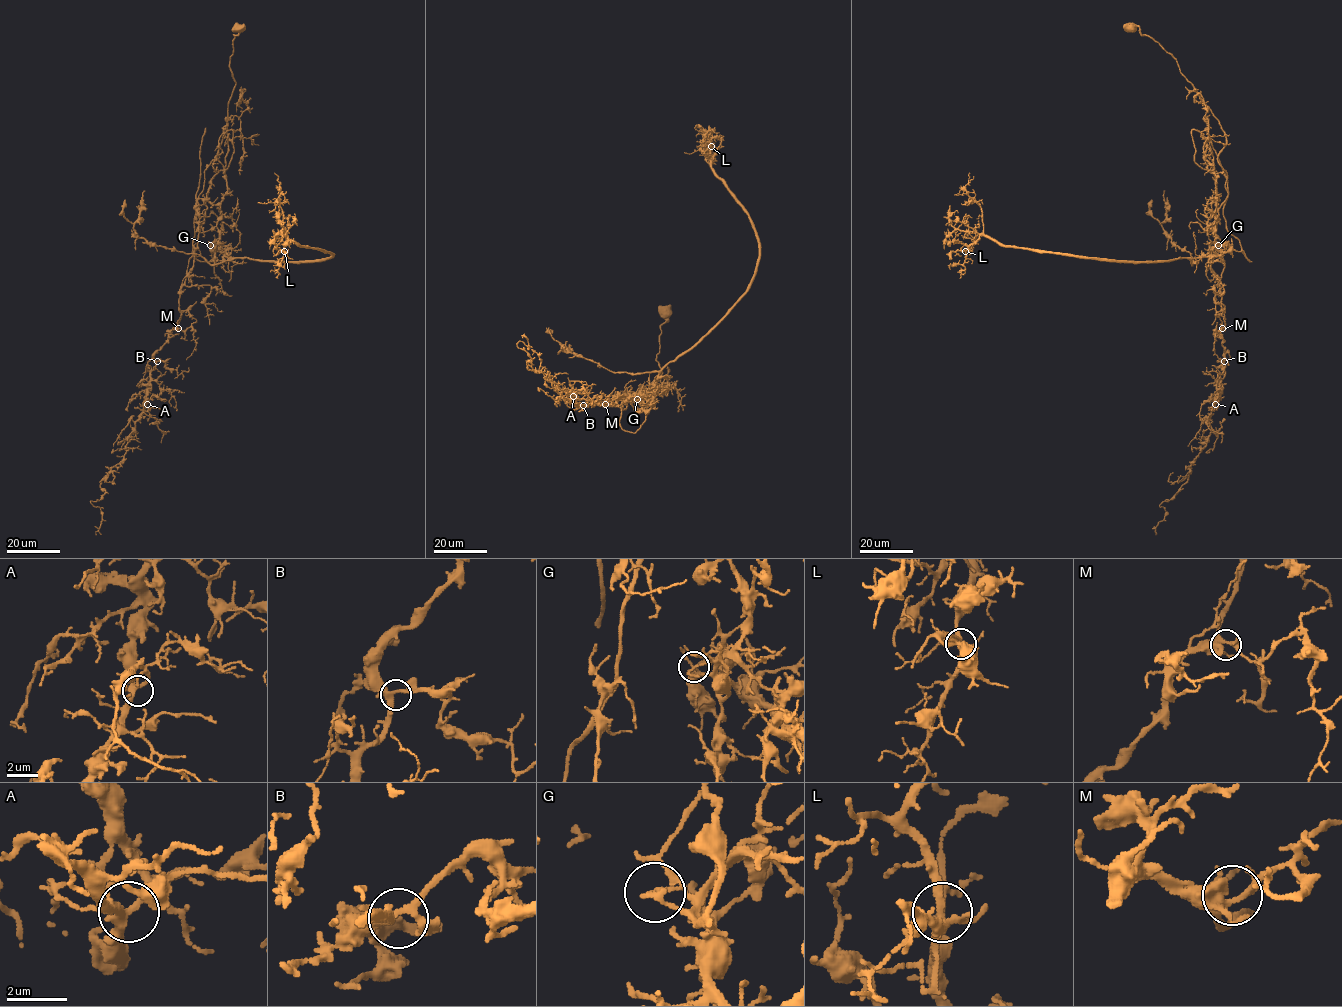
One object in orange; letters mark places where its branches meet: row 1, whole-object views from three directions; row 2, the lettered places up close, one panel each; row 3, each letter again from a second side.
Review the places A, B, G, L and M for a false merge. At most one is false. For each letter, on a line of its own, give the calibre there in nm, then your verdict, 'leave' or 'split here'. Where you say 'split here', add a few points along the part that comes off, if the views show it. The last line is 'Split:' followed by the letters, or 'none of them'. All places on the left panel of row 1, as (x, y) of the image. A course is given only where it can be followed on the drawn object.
A: calibre 280 nm; leave
B: calibre 280 nm; leave
G: calibre 90 nm; split here; course (210, 245), (227, 256), (253, 259), (317, 261), (332, 255), (298, 246), (283, 233), (274, 173)
L: calibre 280 nm; leave
M: calibre 280 nm; leave
Split: G

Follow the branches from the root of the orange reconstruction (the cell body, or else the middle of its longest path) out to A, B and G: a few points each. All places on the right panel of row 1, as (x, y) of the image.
A: (1130, 30), (1173, 56), (1226, 138), (1215, 404)
B: (1130, 30), (1138, 26), (1173, 56), (1225, 135), (1218, 161), (1228, 197), (1215, 237), (1224, 262), (1224, 361)
G: (1130, 30), (1138, 26), (1173, 56), (1224, 133), (1226, 145), (1218, 157), (1224, 171), (1215, 174), (1218, 245)

